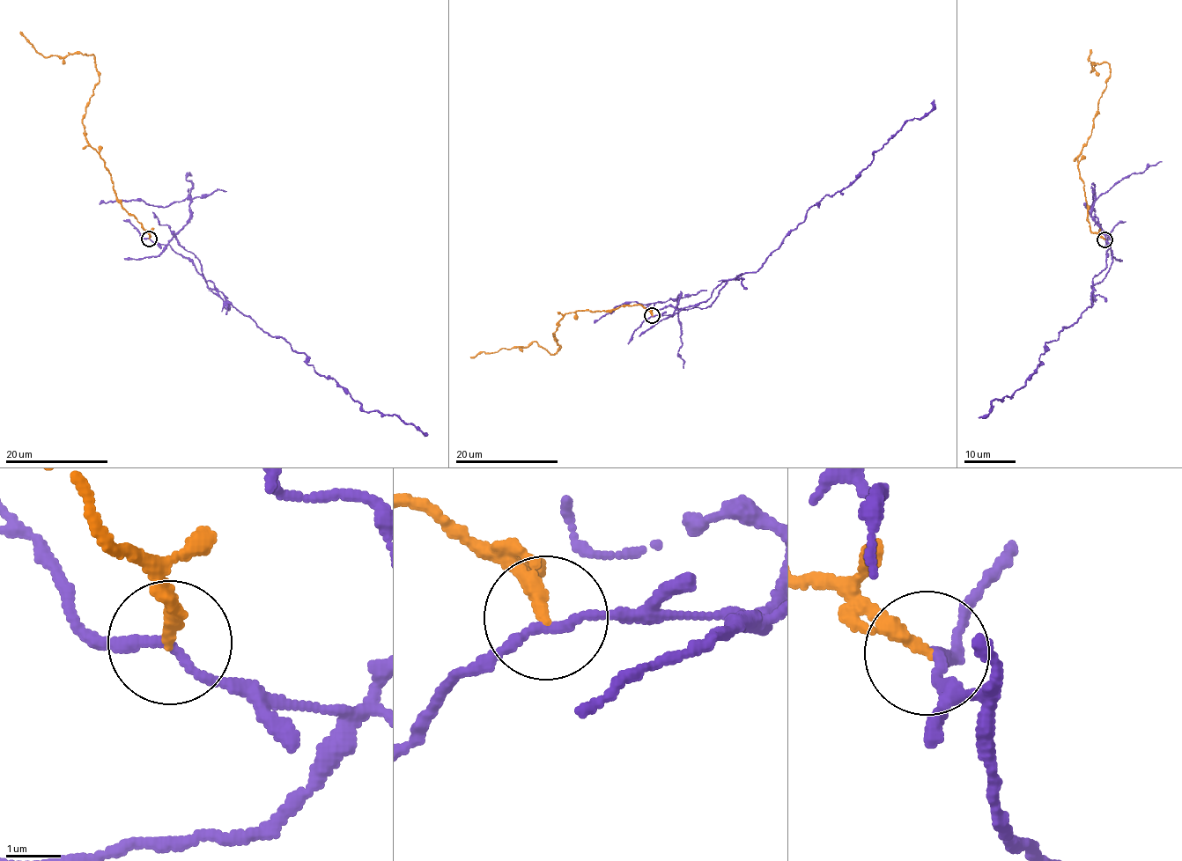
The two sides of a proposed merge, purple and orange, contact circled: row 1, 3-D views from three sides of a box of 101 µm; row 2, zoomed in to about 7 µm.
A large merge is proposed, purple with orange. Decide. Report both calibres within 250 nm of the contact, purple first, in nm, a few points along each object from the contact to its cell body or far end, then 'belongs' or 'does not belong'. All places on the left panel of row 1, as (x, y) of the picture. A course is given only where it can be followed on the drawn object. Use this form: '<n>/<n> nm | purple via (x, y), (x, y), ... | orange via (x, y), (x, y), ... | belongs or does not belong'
170/240 nm | purple via (149, 239), (186, 258), (234, 307), (306, 356), (313, 370), (365, 410), (394, 414), (428, 435) | orange via (150, 239), (117, 198), (110, 172), (89, 143), (83, 123), (98, 81), (92, 55), (44, 57), (19, 32) | does not belong

